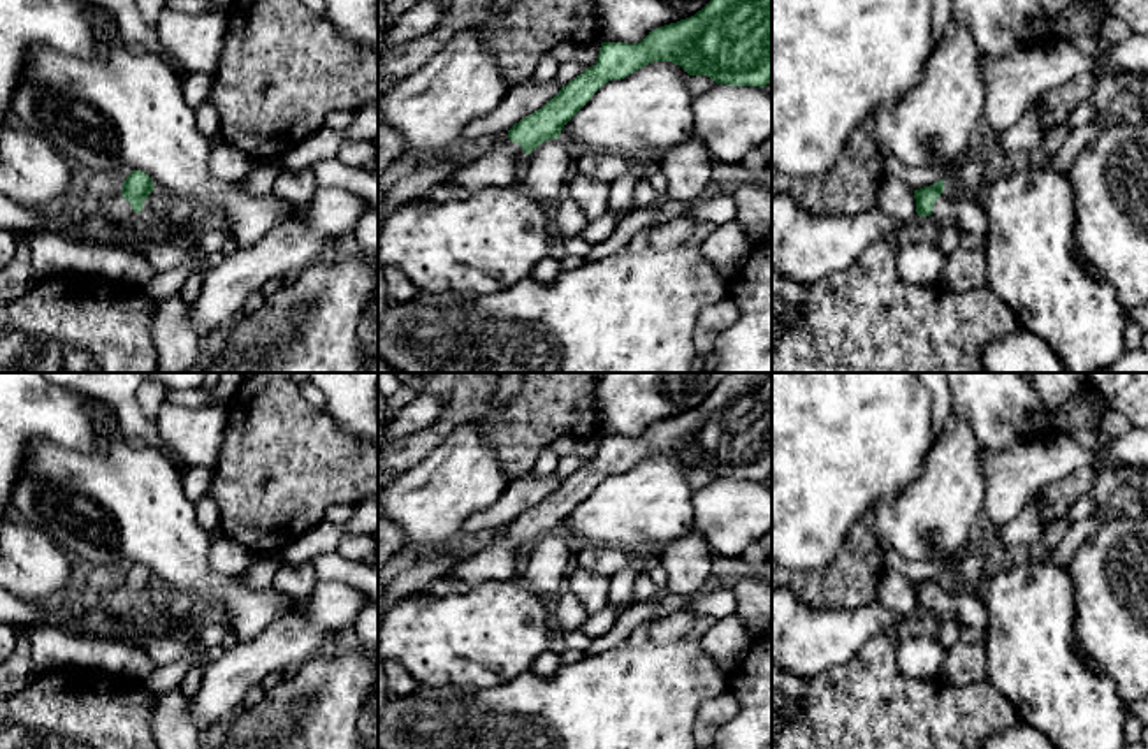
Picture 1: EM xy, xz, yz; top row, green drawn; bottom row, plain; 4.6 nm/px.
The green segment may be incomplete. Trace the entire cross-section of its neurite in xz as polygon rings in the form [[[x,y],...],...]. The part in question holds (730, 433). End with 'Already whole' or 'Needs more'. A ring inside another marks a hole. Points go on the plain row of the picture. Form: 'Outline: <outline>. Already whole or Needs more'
Outline: [[[730,373],[714,392],[694,410],[659,420],[636,436],[601,436],[598,455],[571,473],[541,503],[522,512],[508,524],[508,533],[473,557],[455,563],[448,578],[471,585],[483,582],[522,582],[526,550],[549,533],[557,533],[564,519],[592,492],[592,489],[612,473],[624,473],[652,455],[672,455],[680,459],[689,469],[707,469],[717,478],[759,480],[772,475],[772,373]]]. Needs more

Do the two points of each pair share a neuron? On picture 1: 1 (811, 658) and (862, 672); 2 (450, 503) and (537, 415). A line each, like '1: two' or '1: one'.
1: two
2: two

